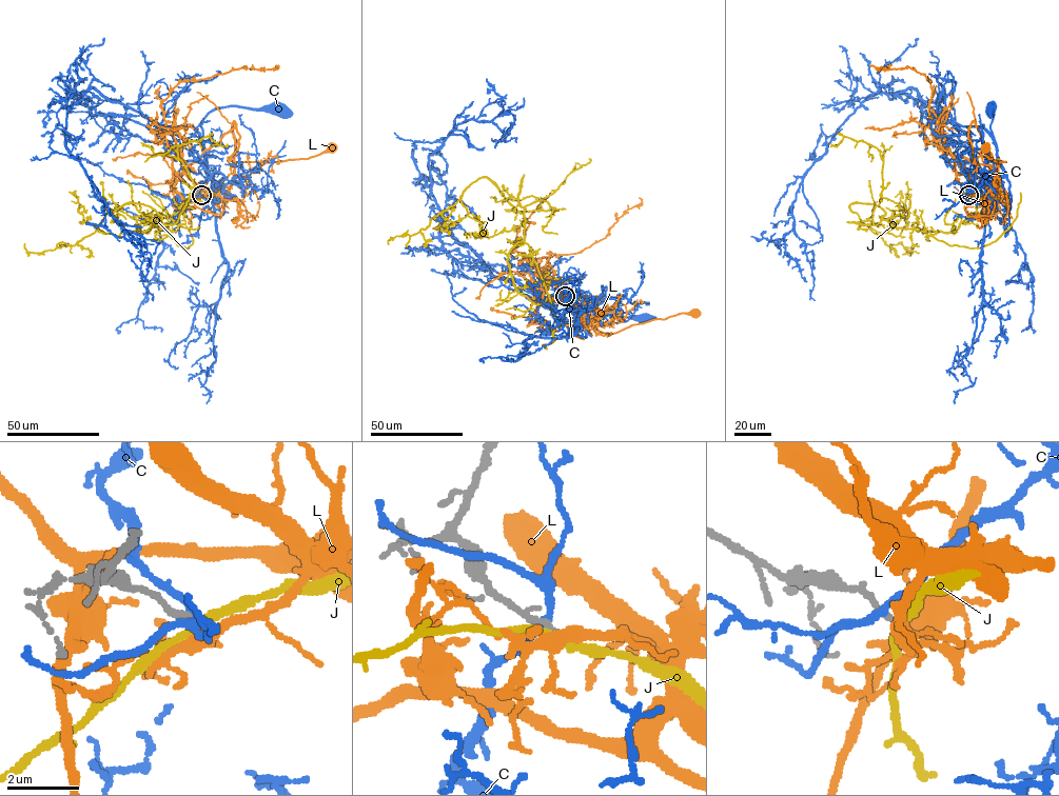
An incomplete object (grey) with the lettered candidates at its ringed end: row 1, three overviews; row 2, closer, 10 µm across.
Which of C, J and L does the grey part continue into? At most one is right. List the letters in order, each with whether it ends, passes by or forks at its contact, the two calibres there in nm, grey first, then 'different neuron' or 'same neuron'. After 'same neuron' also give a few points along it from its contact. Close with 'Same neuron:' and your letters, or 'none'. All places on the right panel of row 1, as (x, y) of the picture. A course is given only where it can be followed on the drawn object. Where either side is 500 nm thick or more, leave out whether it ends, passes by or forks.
C: it passes by; calibres 200 and 190 nm; different neuron
J: it passes by; calibres 120 and 240 nm; different neuron
L: it forks; calibres 110 and 320 nm; same neuron; course (968, 195), (991, 198), (998, 163), (985, 151), (991, 161), (1005, 161), (989, 159), (985, 147)
Same neuron: L

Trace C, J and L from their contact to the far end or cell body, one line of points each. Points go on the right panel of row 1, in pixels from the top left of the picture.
C: (967, 194), (980, 184), (982, 175), (1004, 175), (991, 128), (991, 106), (986, 108), (989, 108), (988, 112)
J: (968, 195), (977, 214), (948, 233), (893, 226), (871, 204), (850, 210), (898, 236), (906, 181)
L: (968, 195), (991, 198), (998, 163), (985, 151), (991, 161), (1005, 161), (989, 159), (985, 147)

